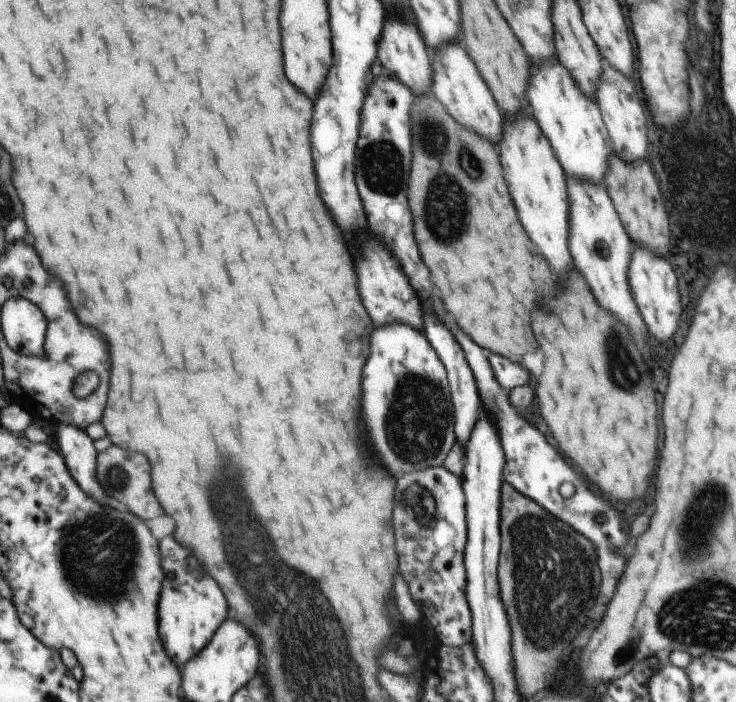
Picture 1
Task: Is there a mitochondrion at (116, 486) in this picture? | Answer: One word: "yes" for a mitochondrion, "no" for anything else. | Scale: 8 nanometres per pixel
yes

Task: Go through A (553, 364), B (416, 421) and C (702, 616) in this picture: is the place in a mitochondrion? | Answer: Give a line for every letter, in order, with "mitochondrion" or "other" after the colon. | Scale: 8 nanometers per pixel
A: other
B: mitochondrion
C: mitochondrion

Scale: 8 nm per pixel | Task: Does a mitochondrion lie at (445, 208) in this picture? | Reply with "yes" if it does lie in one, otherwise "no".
yes

